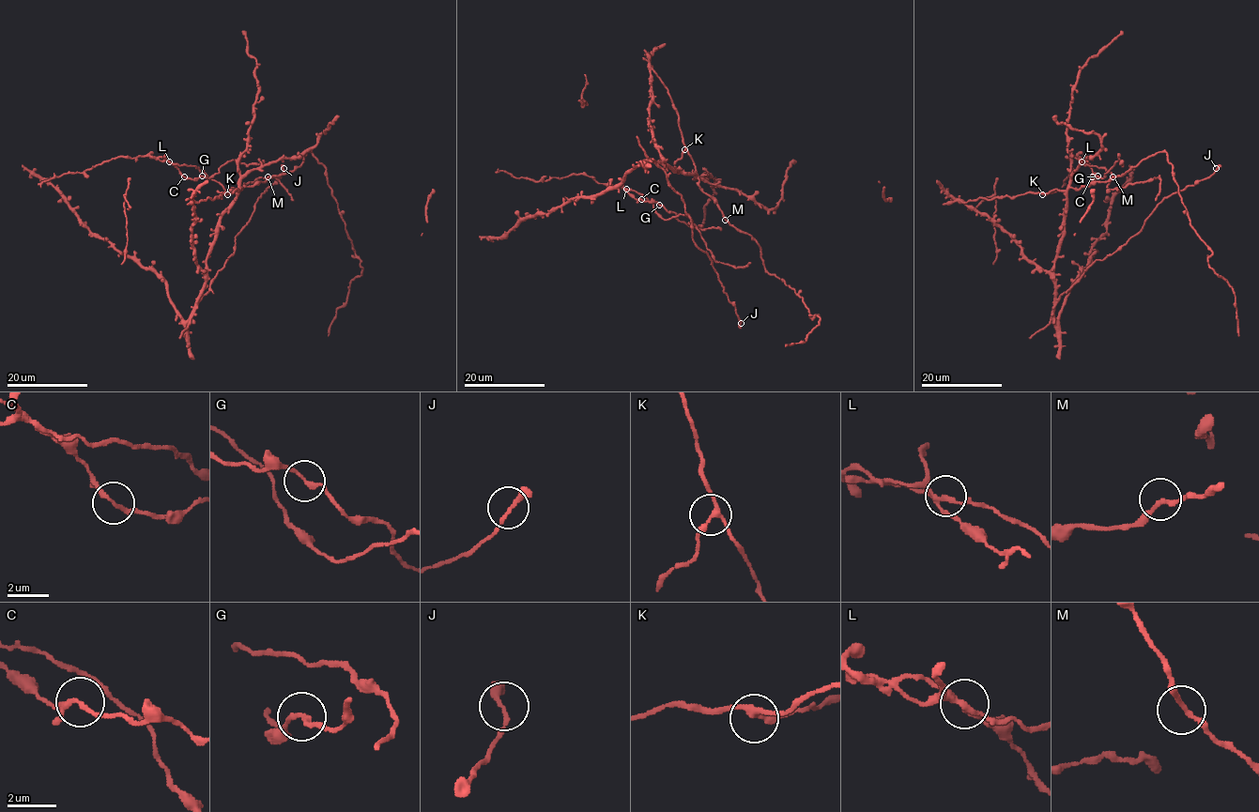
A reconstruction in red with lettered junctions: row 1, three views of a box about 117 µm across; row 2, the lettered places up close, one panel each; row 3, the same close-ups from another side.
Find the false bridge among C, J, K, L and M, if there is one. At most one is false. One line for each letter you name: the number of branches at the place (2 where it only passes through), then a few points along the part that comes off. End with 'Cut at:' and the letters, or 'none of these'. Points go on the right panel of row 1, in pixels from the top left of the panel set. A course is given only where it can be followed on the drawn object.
Cut at: none of these

